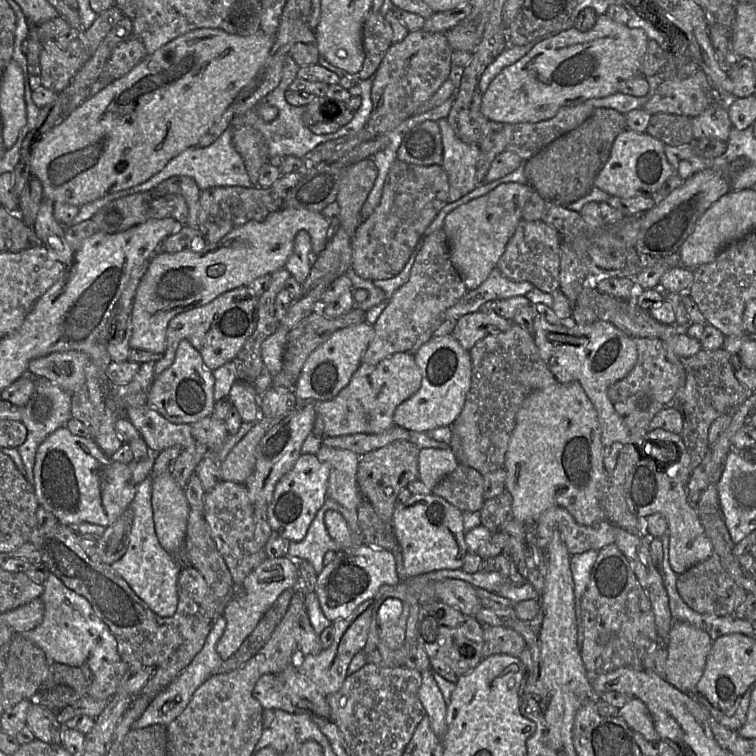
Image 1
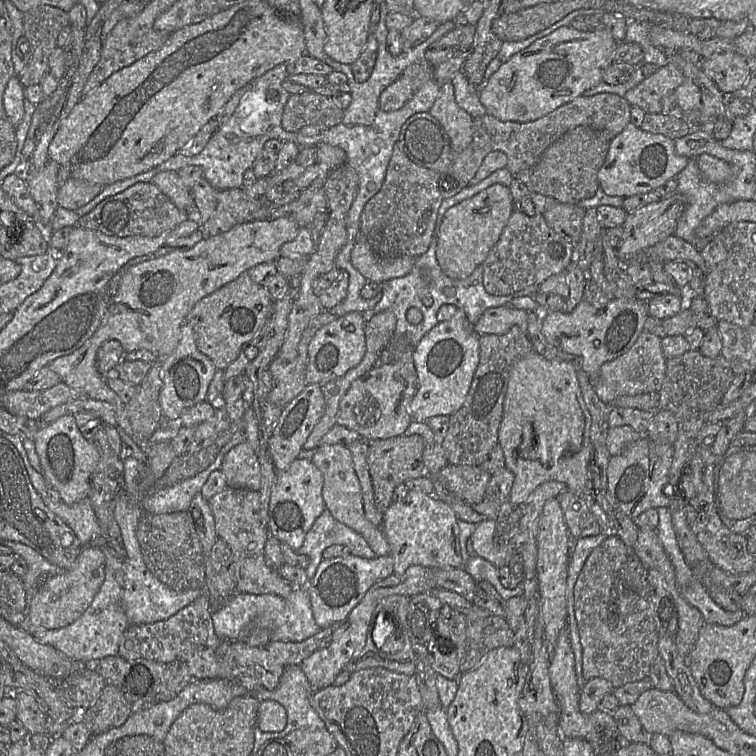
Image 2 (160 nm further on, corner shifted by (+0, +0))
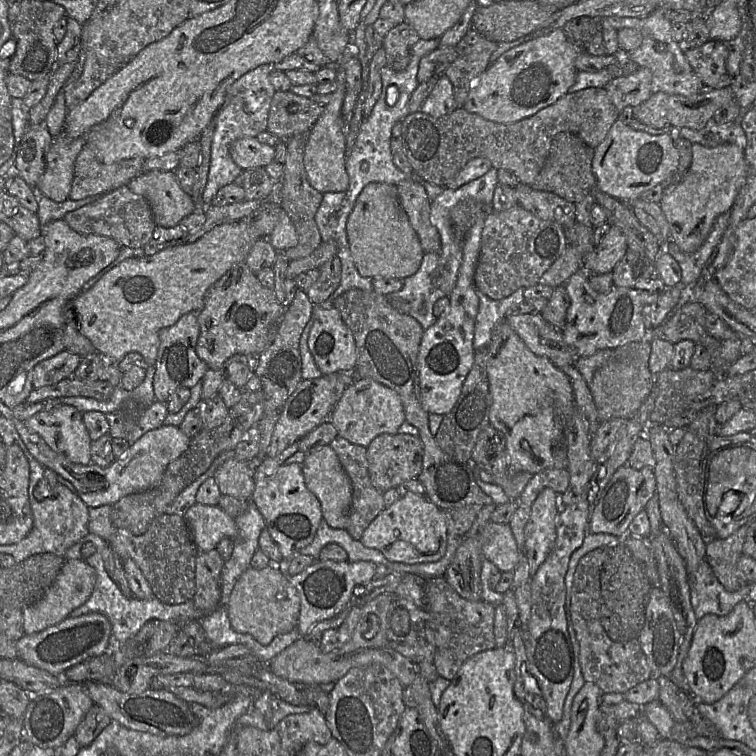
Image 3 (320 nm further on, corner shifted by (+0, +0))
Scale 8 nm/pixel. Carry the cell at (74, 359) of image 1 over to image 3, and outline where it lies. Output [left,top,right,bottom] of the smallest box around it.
[71,221,255,366]

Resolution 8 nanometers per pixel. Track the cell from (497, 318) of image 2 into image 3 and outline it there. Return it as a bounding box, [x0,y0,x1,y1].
[505,314,579,367]

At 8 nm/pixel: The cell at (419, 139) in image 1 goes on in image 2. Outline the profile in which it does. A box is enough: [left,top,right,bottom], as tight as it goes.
[397,93,631,189]

